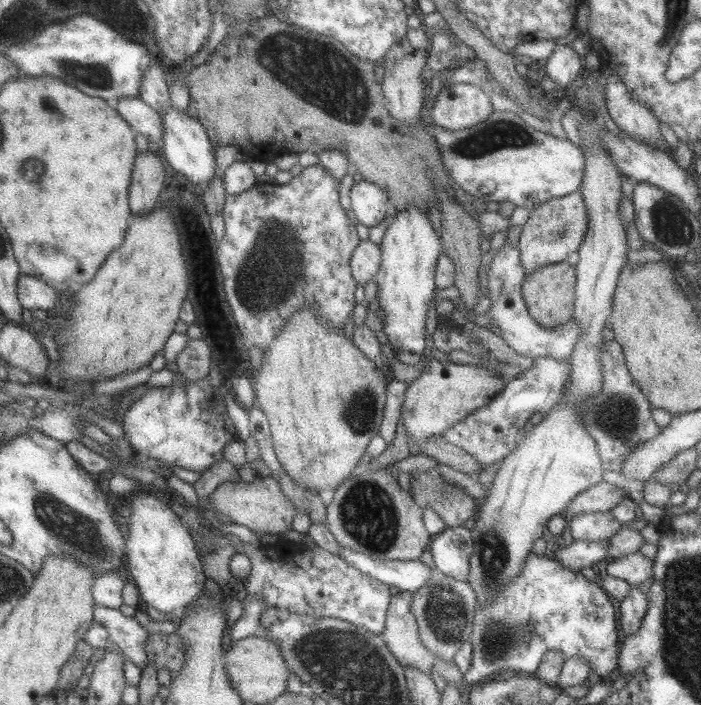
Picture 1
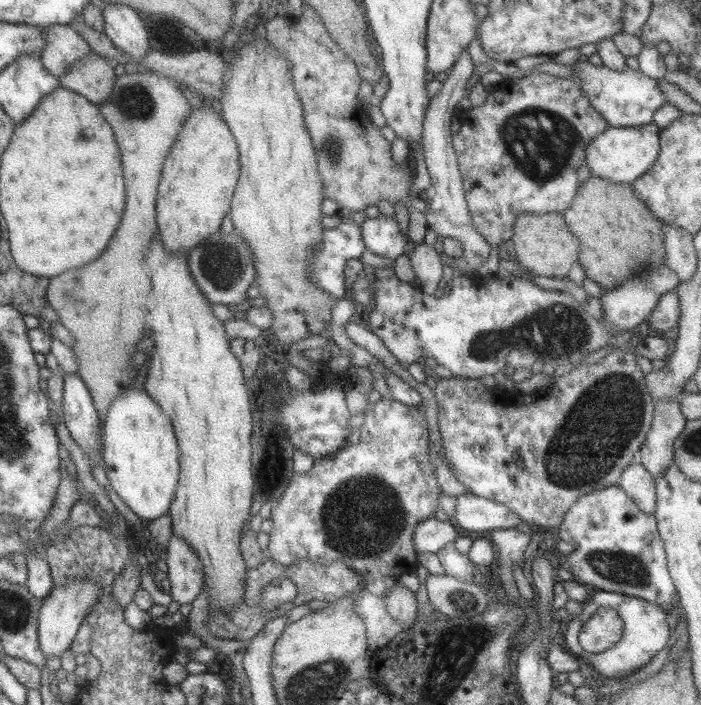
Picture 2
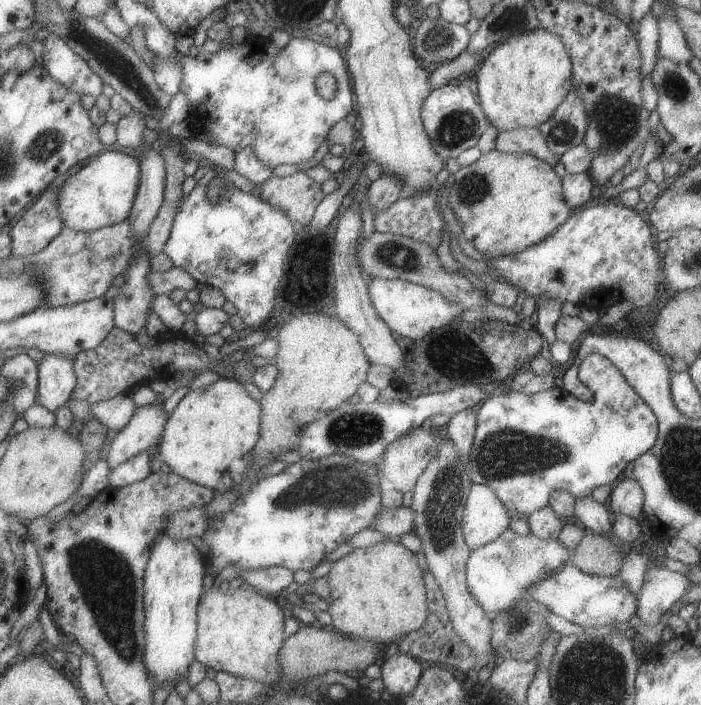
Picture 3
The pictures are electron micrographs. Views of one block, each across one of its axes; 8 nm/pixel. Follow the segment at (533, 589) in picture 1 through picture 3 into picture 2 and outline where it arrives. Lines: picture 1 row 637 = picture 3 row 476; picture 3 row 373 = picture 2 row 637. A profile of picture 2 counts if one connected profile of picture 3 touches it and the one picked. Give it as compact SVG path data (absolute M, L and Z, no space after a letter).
M599 606L579 629L577 643L582 653L597 654L606 651L623 633L623 622L615 610Z

